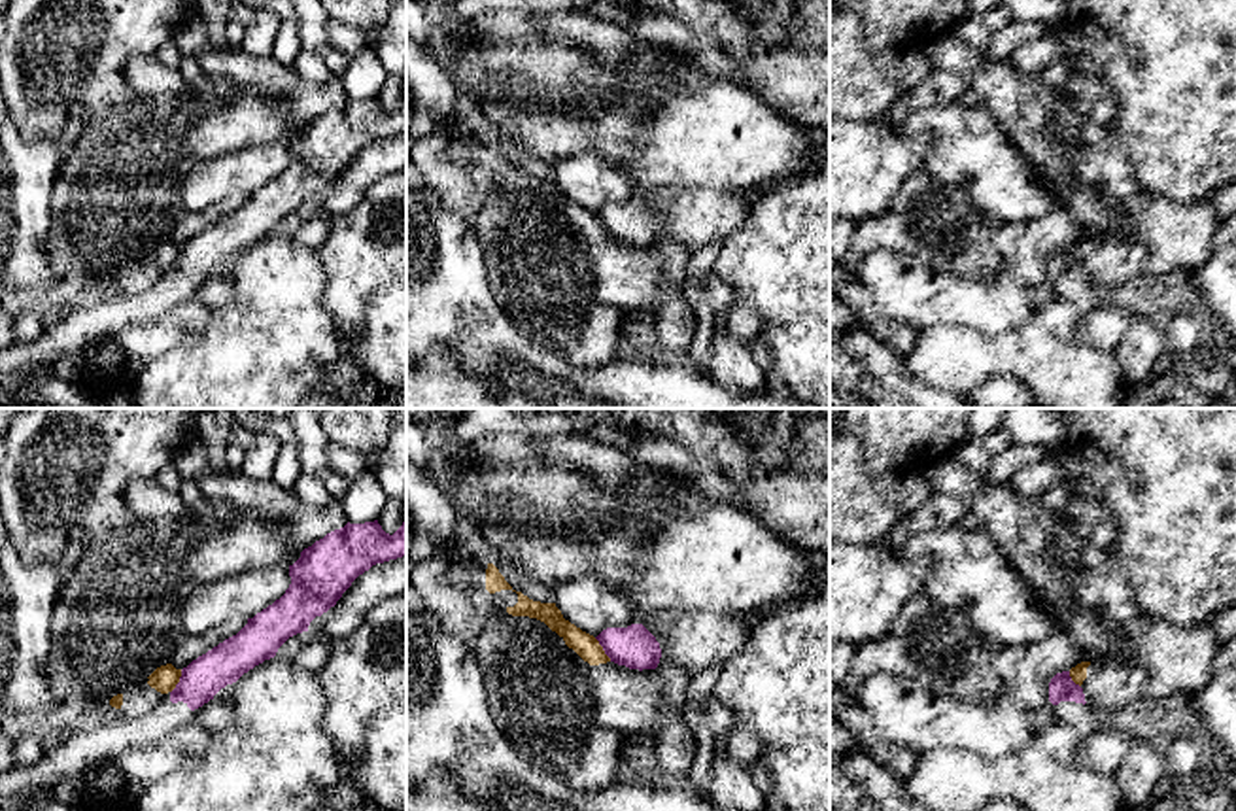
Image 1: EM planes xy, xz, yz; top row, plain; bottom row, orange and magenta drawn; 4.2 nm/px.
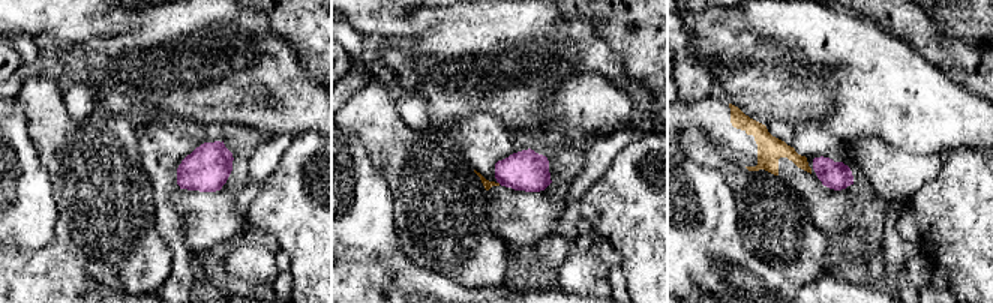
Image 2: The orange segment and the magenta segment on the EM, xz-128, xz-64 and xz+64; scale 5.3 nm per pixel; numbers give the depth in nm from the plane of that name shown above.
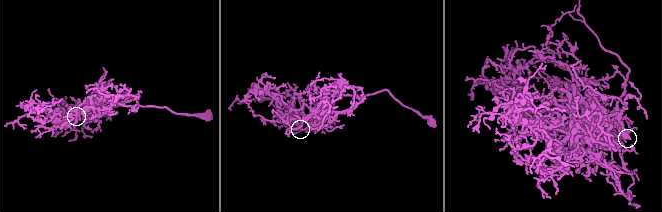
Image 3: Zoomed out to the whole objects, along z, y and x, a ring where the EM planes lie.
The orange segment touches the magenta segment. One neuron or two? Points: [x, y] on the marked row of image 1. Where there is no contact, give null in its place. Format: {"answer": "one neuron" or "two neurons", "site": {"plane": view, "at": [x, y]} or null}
{"answer": "two neurons", "site": {"plane": "xz", "at": [601, 649]}}

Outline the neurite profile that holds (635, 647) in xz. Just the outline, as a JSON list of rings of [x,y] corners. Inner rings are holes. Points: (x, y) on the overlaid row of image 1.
[[[643,626],[607,628],[597,637],[610,662],[629,669],[656,669],[661,648],[656,637]]]

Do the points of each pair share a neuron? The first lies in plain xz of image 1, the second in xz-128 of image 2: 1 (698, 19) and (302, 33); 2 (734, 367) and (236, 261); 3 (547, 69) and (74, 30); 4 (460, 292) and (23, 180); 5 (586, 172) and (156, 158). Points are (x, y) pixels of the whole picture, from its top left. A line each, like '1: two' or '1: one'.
1: one
2: one
3: two
4: one
5: one

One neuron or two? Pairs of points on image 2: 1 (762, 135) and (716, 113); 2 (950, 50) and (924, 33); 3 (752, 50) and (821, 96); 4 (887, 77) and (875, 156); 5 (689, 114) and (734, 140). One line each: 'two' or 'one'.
1: one
2: one
3: one
4: two
5: one

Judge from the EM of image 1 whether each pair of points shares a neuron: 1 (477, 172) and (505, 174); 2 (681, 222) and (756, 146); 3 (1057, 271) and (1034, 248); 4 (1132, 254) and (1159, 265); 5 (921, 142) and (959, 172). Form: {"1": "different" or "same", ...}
{"1": "same", "2": "different", "3": "different", "4": "different", "5": "different"}

